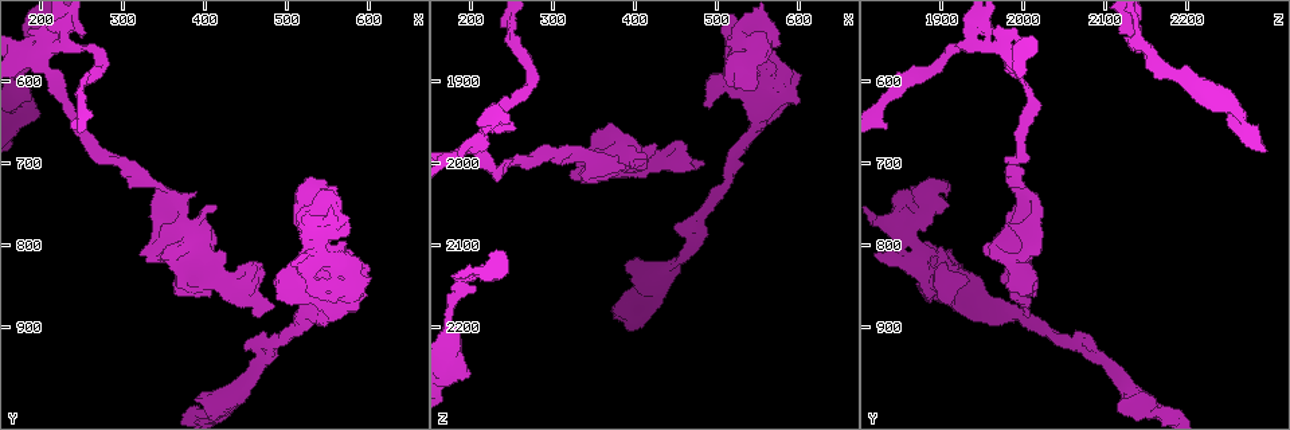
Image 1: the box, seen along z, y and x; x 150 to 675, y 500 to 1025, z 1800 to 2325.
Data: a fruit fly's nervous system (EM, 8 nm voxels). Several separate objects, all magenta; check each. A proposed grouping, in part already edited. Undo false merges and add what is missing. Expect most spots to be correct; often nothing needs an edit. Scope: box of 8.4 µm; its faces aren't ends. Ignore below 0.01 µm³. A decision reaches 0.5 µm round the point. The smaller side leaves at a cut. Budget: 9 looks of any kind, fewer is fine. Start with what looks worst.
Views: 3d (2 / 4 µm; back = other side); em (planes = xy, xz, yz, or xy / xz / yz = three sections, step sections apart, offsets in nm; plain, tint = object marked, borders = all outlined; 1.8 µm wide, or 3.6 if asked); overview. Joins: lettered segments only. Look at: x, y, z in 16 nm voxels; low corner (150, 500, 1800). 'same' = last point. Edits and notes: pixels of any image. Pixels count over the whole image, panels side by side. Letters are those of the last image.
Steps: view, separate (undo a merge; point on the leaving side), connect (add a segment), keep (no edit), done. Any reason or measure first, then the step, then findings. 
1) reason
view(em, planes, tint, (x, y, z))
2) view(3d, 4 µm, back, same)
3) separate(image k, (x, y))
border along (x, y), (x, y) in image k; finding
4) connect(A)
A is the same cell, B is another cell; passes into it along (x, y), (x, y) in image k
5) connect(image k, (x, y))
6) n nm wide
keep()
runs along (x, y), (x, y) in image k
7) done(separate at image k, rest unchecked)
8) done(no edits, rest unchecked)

looks like a crossing
view(em, planes, tint, (200, 560, 1975))

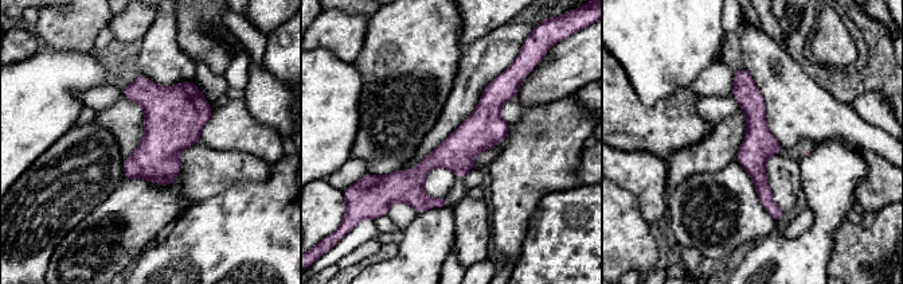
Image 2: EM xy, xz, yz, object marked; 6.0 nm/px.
what lies round it
view(em, planes, borders, same)

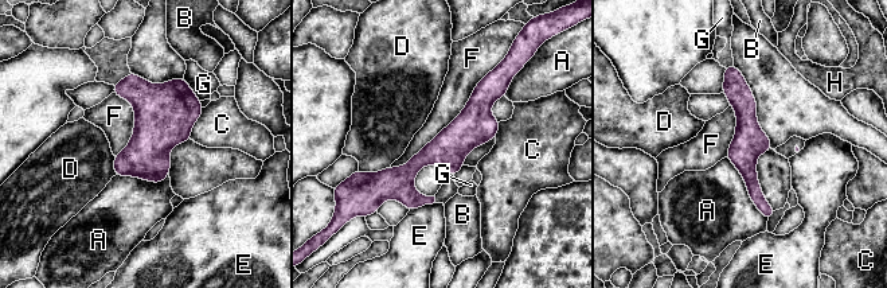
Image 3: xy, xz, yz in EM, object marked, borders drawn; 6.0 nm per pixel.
keep()
A, B, C, D, E, F, G and H are other cells; border along (497, 66), (442, 129), (391, 167) in image 3; all the same neuron

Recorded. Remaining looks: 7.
view(em, 3.6 µm, yz, step 4, tint, (345, 730, 2000))

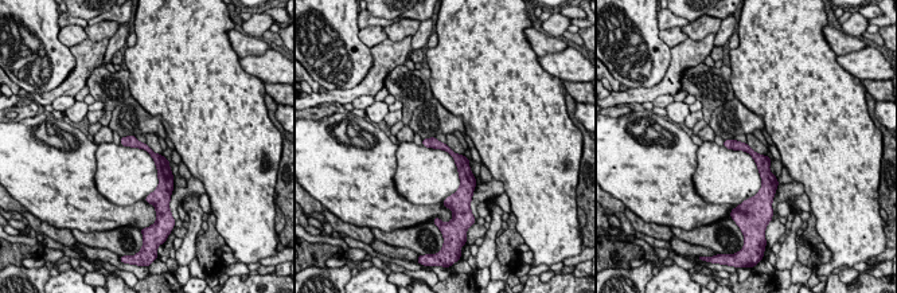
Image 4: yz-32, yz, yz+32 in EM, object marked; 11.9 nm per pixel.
view(em, 3.6 µm, planes, borders, same)

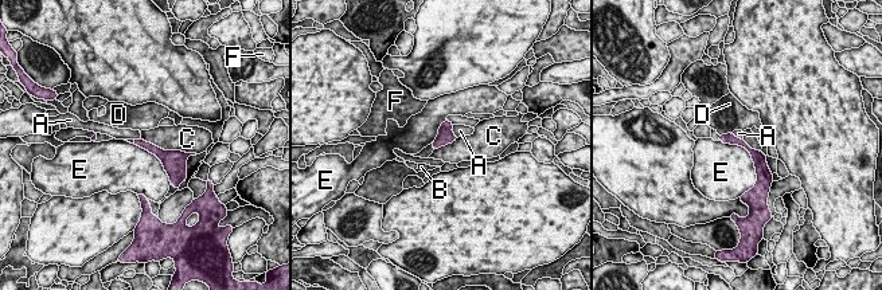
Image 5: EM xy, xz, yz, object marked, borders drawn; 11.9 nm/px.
E touches over 700 nm
keep()
A, B, C, D, E and F are other cells; all the same neuron

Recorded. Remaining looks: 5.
thick turns thin
view(em, xz, step 16, tint, (445, 845, 1995))

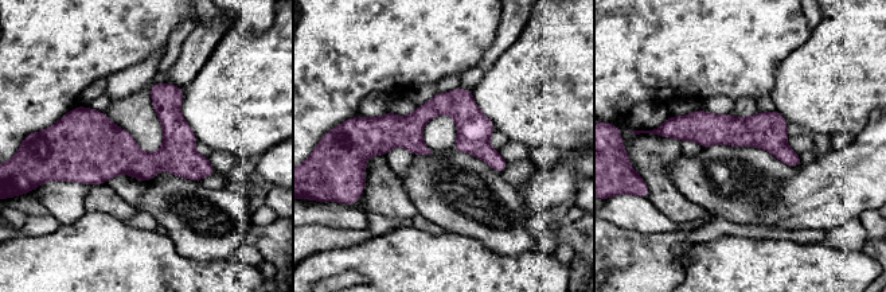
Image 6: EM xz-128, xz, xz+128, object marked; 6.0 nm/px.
another direction
view(em, planes, borders, same)

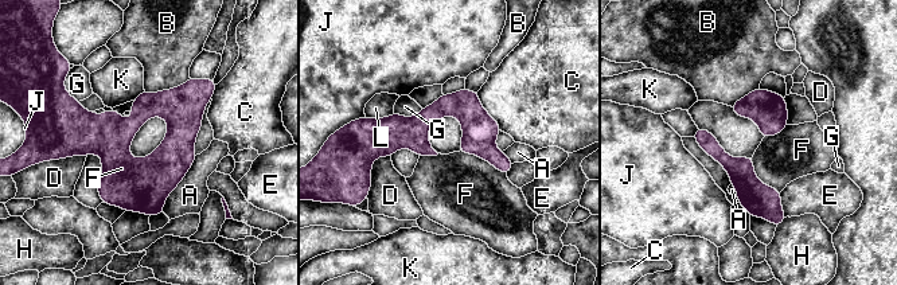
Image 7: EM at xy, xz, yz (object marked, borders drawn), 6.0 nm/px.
keep()
A, B, C, D, E, F, G, H, J, K and L are other cells; runs along (369, 139), (457, 109), (509, 166) in image 7; all the same neuron

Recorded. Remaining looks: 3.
sudden change in width
view(em, 3.6 µm, planes, borders, (540, 765, 1865))

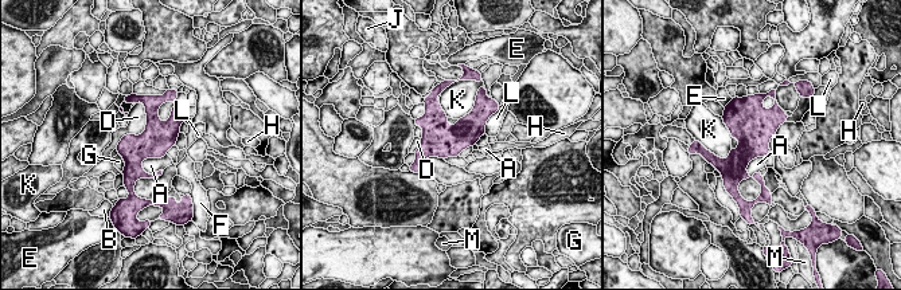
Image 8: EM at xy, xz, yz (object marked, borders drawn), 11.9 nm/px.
D touches over 650 nm
keep()
A, B, D, E, F, G, H, J, K, L and M are other cells; border along (141, 101), (145, 129), (116, 148) in image 8; all the same neuron

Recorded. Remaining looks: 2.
done(no edits, rest unchecked)

